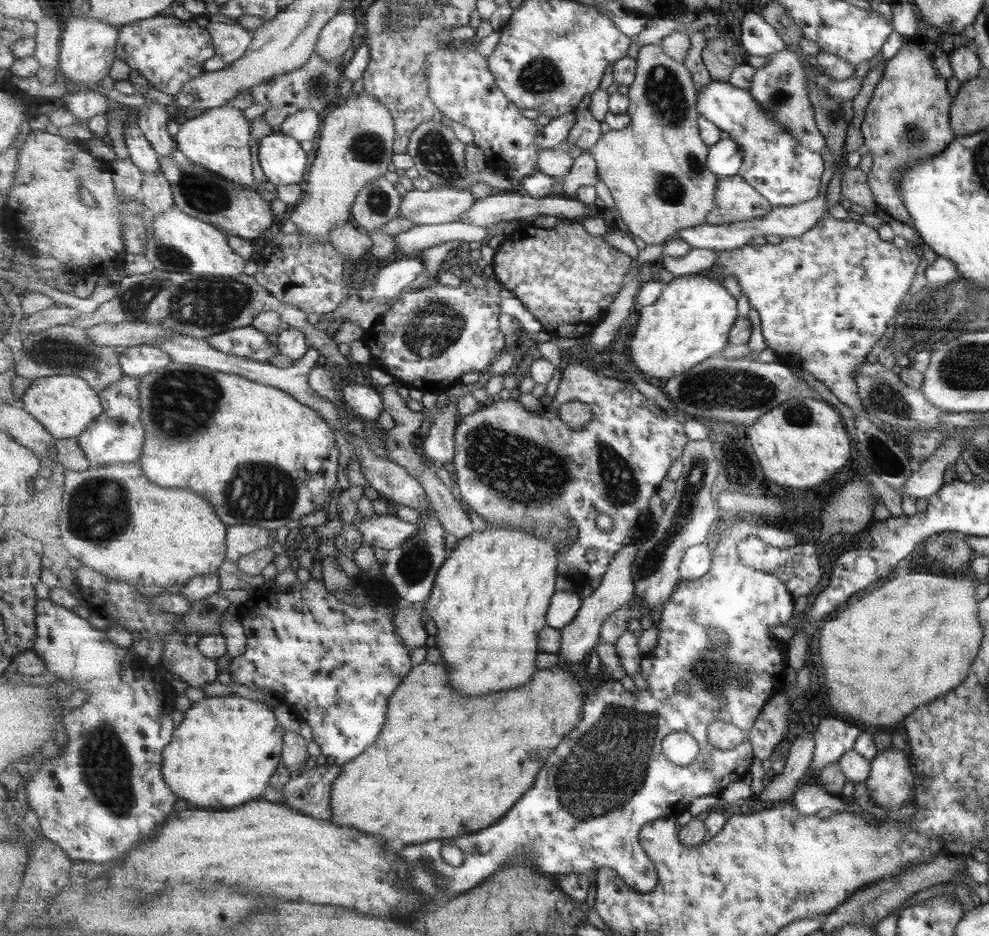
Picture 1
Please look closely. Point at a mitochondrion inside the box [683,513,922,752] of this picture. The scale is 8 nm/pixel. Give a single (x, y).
(713, 676)

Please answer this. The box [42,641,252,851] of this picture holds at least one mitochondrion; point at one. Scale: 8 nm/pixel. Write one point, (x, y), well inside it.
(106, 768)

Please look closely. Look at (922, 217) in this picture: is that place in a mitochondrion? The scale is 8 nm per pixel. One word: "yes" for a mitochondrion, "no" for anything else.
no

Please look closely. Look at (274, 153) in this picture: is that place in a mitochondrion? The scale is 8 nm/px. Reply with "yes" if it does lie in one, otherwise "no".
no

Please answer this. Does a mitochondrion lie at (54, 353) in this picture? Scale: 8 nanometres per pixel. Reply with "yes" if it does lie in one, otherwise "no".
yes

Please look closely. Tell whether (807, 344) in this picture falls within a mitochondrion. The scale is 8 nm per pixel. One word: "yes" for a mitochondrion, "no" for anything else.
no

